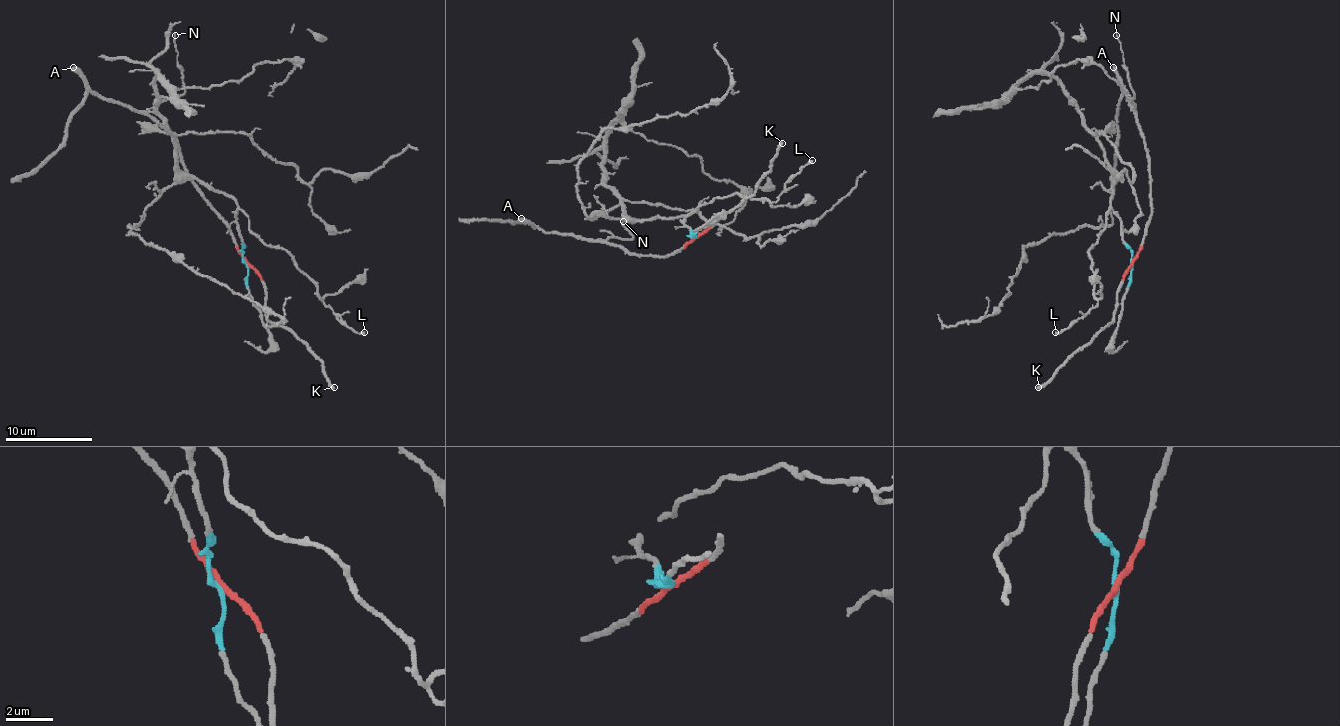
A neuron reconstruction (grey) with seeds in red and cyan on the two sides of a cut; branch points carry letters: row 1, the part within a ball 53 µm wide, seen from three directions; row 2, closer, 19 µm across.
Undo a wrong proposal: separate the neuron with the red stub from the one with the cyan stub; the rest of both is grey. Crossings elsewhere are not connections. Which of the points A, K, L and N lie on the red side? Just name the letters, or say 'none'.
A, K, N

